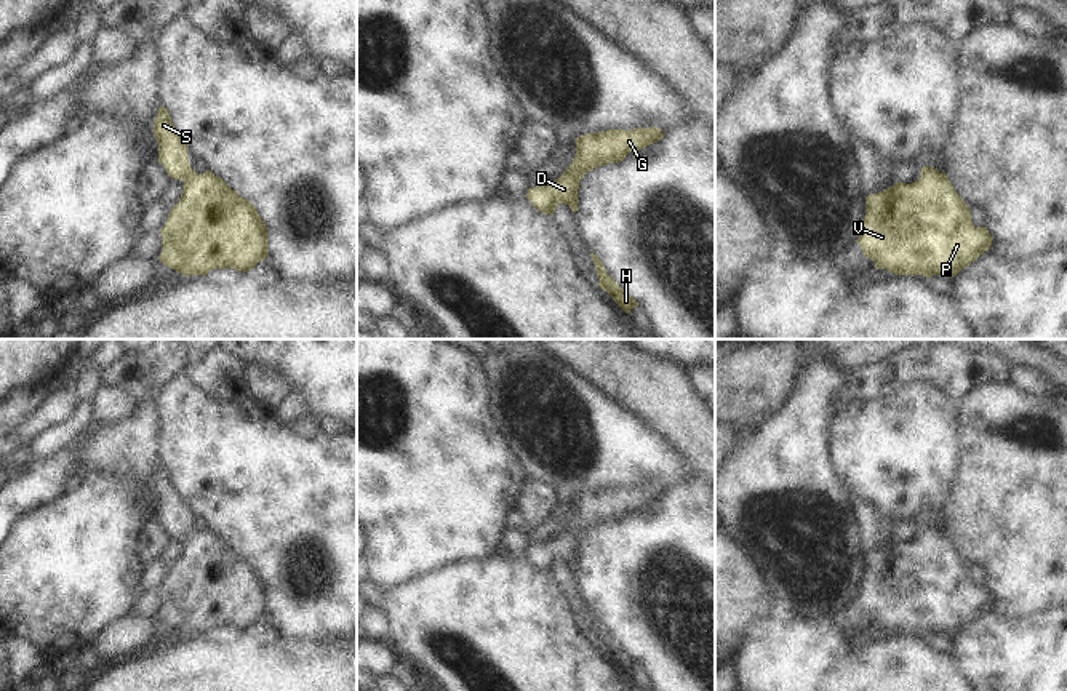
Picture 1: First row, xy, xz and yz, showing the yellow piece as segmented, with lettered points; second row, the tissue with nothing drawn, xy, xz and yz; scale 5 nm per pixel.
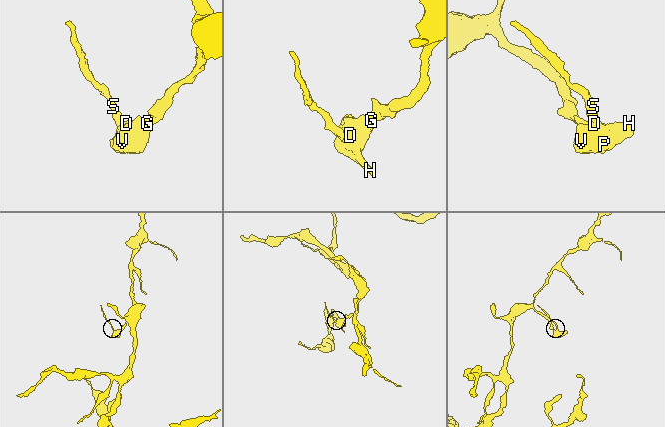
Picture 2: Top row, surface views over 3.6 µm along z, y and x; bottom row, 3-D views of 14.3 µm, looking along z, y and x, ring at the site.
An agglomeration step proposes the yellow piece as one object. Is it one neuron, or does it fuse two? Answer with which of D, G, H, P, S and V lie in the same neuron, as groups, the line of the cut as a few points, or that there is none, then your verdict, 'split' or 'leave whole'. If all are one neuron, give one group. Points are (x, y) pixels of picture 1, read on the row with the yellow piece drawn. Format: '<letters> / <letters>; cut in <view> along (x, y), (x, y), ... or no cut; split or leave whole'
D G H P S V; no cut; leave whole

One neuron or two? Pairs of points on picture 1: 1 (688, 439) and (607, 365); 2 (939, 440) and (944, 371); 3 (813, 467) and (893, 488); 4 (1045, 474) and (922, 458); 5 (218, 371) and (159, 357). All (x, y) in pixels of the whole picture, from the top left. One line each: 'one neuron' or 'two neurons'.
1: one neuron
2: two neurons
3: two neurons
4: two neurons
5: one neuron

